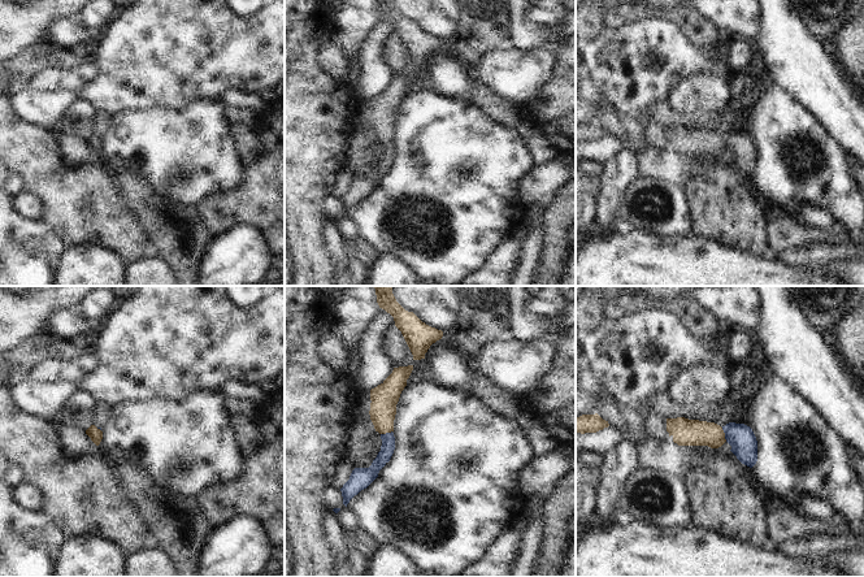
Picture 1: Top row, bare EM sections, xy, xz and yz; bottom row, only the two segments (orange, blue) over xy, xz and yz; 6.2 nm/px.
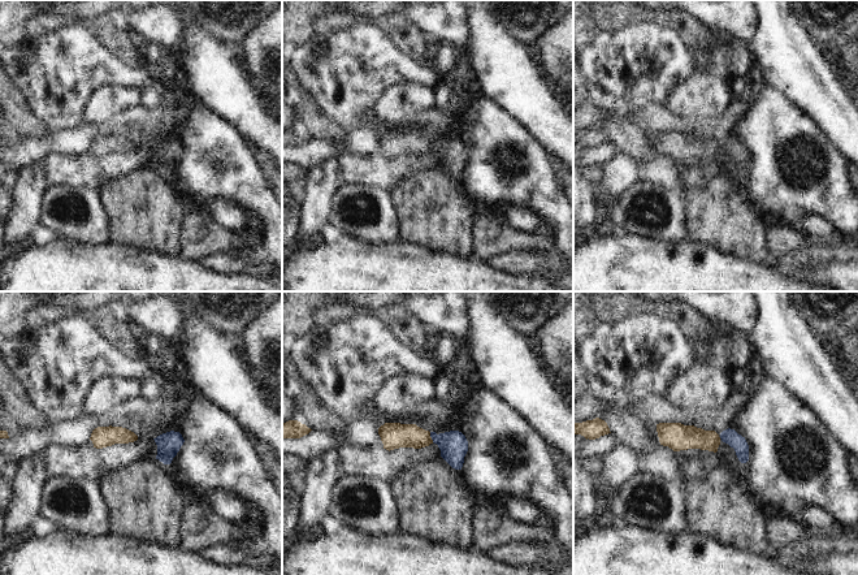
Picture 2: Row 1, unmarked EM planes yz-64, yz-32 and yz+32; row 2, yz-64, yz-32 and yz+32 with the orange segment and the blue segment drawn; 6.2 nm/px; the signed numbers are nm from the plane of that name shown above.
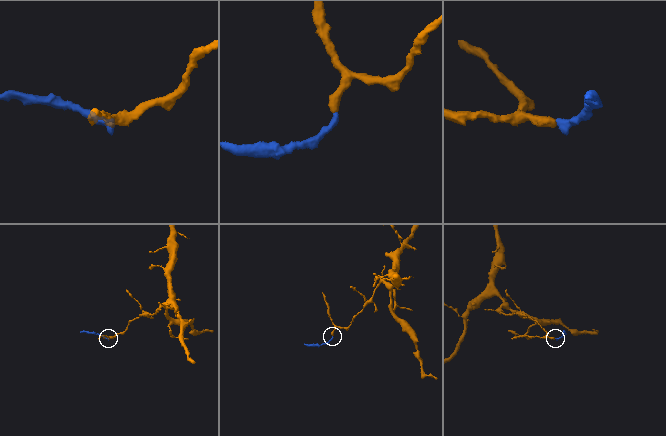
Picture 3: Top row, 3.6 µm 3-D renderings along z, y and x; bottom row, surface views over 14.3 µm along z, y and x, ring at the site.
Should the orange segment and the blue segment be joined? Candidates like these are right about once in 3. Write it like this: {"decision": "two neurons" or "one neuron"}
{"decision": "one neuron"}

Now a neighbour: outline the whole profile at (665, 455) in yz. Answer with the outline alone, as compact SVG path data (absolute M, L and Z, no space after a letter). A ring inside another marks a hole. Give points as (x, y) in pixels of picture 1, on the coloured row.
M650 441L638 446L641 452L641 469L668 472L683 478L690 470L690 461L708 446L678 446L673 441Z

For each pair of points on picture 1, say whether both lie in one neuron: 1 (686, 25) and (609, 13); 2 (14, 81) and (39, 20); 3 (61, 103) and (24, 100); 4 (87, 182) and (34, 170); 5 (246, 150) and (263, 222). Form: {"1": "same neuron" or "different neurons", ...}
{"1": "same neuron", "2": "different neurons", "3": "same neuron", "4": "same neuron", "5": "different neurons"}

